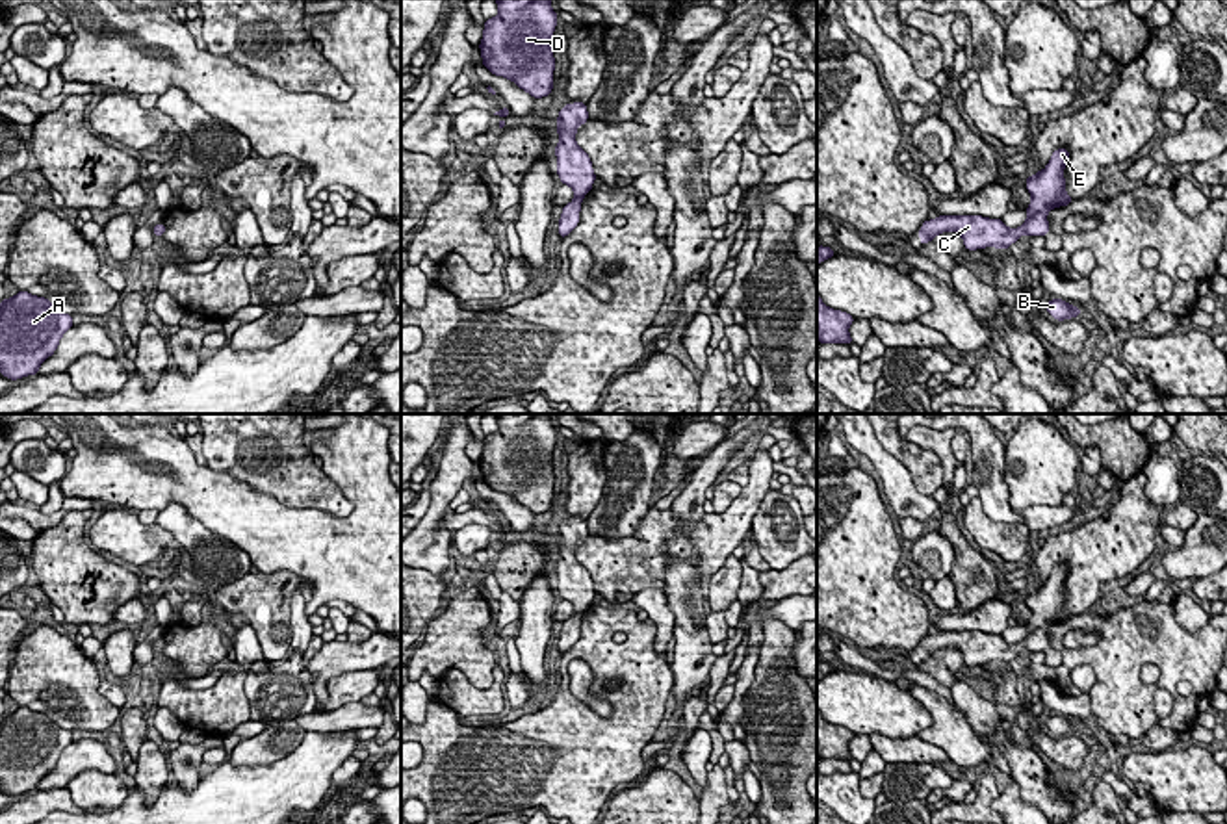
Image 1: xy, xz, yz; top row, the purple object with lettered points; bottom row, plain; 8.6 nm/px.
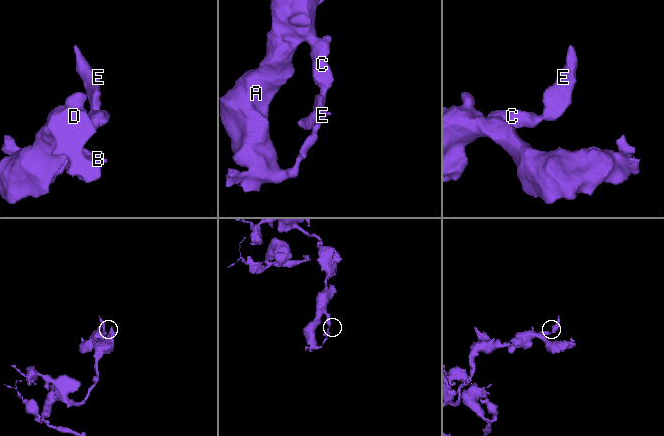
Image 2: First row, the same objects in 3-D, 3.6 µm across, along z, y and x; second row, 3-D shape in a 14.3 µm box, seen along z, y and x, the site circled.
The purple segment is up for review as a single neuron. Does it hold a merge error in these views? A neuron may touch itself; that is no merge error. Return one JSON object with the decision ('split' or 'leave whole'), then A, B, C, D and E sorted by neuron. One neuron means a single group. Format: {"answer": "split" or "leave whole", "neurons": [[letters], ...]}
{"answer": "leave whole", "neurons": [["A", "B", "C", "D", "E"]]}

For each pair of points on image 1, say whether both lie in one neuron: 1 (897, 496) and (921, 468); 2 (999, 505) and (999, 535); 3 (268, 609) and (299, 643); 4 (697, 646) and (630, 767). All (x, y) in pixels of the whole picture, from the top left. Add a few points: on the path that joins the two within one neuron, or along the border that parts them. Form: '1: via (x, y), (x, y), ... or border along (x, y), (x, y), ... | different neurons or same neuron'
1: border along (882, 448), (908, 470), (914, 485), (930, 496) | different neurons
2: border along (982, 509), (994, 520), (1023, 524) | different neurons
3: border along (299, 591), (292, 596), (290, 646) | different neurons
4: border along (669, 665), (672, 689) | different neurons

